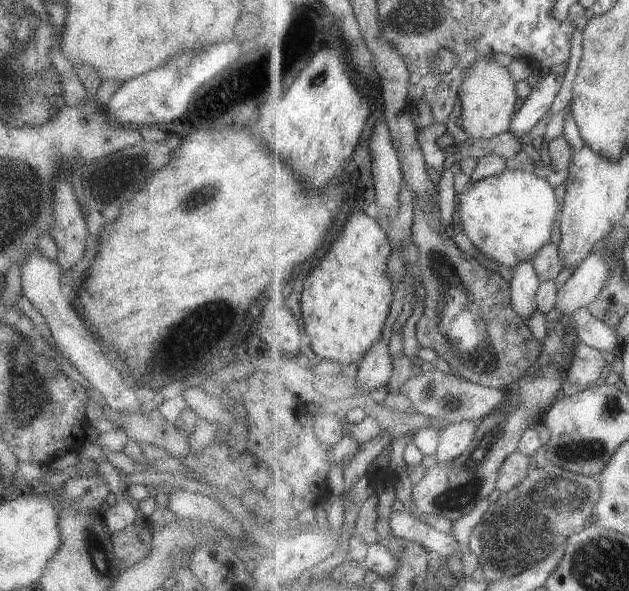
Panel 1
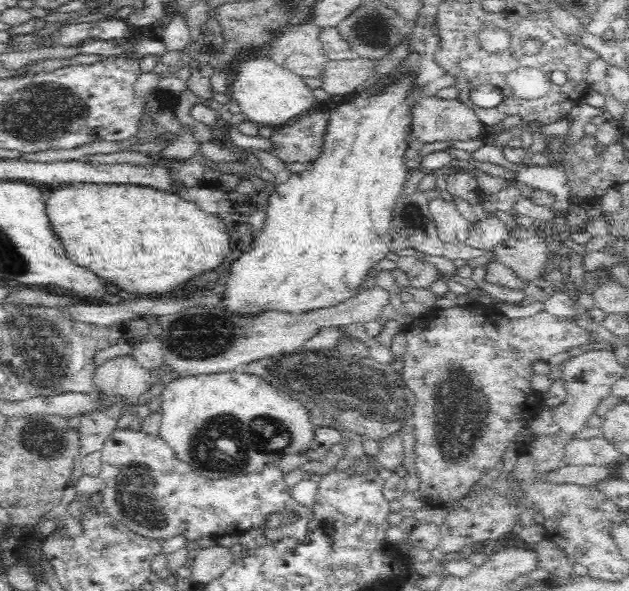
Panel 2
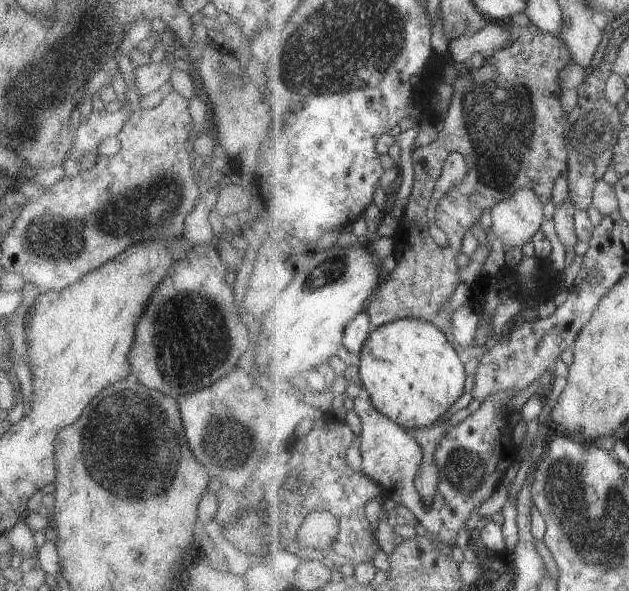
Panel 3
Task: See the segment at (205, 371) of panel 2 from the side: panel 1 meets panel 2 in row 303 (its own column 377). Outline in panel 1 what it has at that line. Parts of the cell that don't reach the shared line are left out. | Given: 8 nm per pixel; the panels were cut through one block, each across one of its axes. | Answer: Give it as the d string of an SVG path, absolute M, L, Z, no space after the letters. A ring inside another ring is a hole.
M381 336L381 340L377 344L373 344L371 350L359 362L356 375L359 390L371 392L375 388L381 388L393 374L391 366L393 366L393 358L391 358L387 342Z

